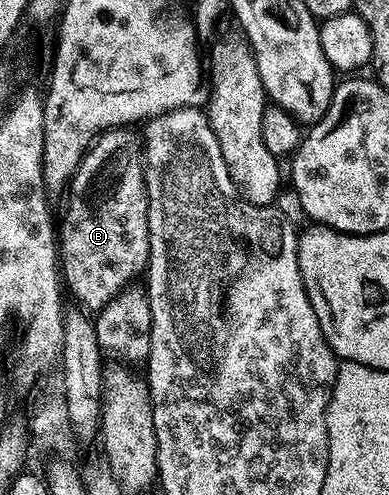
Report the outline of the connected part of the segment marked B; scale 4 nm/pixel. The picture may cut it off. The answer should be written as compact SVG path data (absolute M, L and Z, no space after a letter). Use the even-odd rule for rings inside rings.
M127 126L113 127L96 136L66 192L68 216L64 219L64 231L62 227L62 267L66 275L68 270L77 297L92 313L103 310L115 295L135 280L132 279L135 275L143 276L148 266L148 194L144 180L144 153L141 136L132 131L135 130Z

